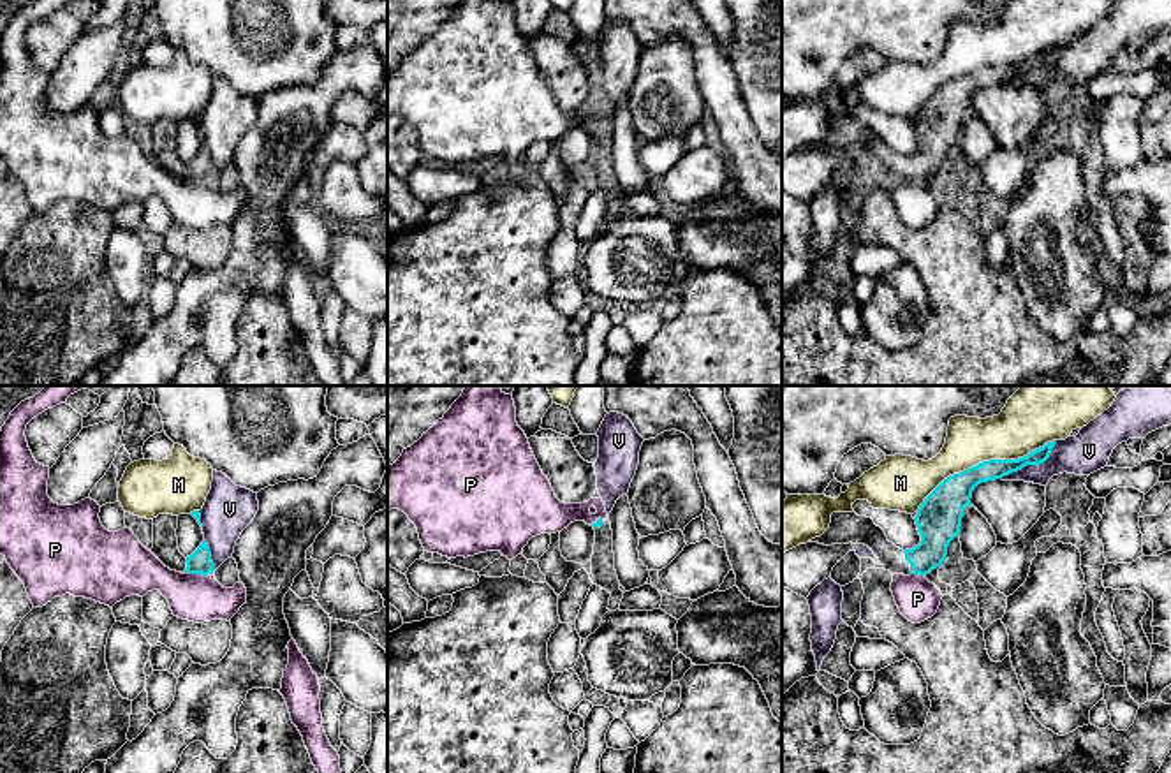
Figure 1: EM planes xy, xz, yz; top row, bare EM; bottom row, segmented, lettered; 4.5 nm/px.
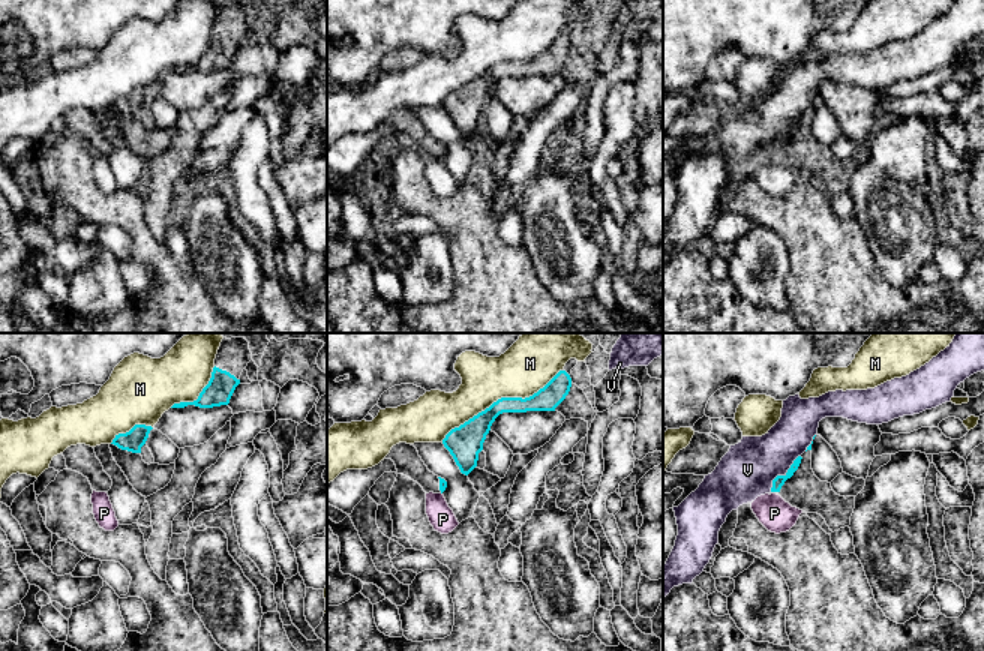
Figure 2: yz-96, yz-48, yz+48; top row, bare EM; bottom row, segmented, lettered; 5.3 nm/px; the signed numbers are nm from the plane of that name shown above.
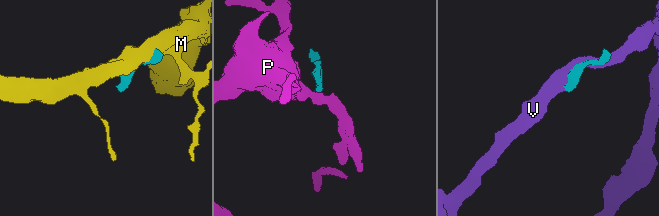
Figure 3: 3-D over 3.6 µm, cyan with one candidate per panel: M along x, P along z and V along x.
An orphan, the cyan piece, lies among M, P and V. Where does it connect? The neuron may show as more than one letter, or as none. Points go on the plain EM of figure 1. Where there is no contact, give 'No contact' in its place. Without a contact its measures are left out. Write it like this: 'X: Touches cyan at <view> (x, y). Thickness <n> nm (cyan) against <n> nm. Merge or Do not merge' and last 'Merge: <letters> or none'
M: Touches cyan at yz (985, 67). Thickness 170 nm (cyan) against 240 nm. Do not merge
P: Touches cyan at xy (199, 178). Thickness 110 nm (cyan) against 220 nm. Do not merge
V: Touches cyan at yz (1032, 69). Thickness 100 nm (cyan) against 190 nm. Do not merge
Merge: none

